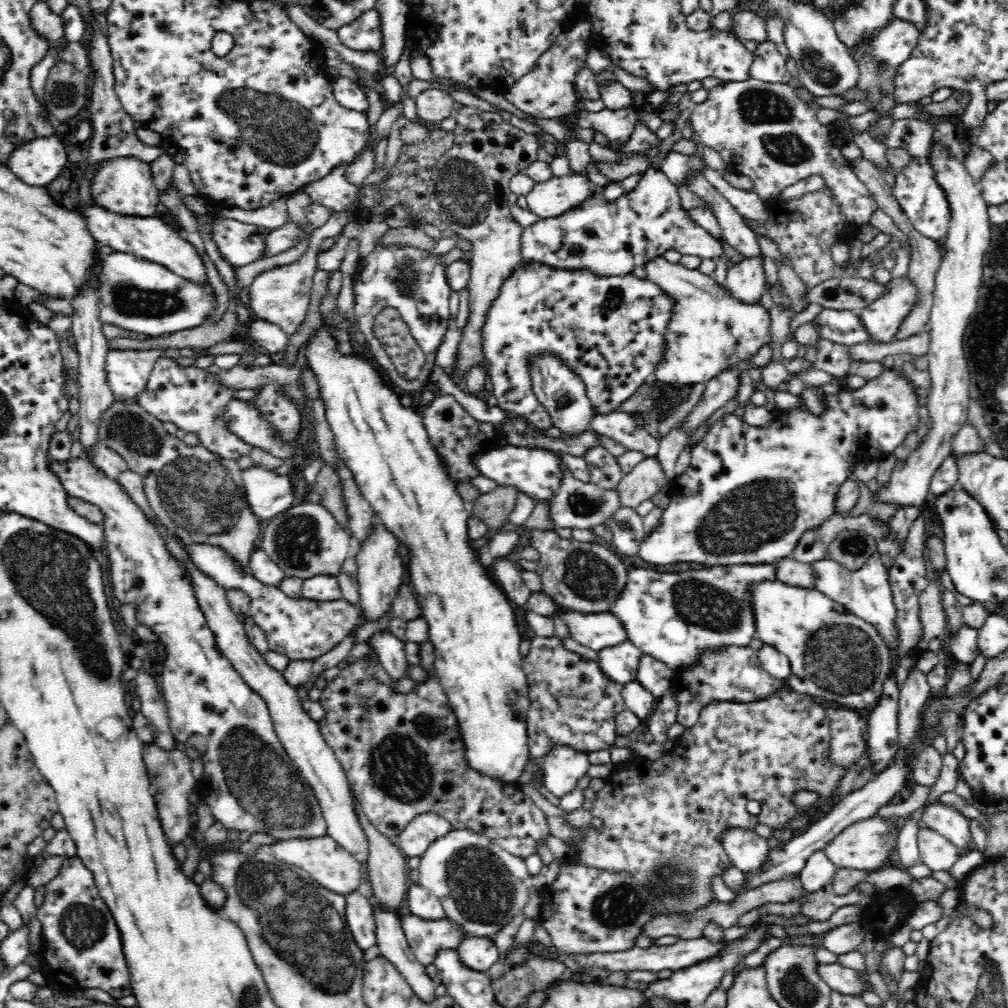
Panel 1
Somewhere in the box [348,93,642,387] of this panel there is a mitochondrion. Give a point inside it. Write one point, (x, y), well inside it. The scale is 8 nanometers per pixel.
(462, 196)

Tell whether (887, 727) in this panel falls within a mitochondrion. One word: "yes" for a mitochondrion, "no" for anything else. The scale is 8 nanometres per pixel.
no

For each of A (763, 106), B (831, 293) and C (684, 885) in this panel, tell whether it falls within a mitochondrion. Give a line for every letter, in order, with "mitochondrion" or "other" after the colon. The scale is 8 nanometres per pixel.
A: mitochondrion
B: other
C: mitochondrion

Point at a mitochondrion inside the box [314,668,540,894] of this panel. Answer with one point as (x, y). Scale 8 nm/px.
(406, 786)

